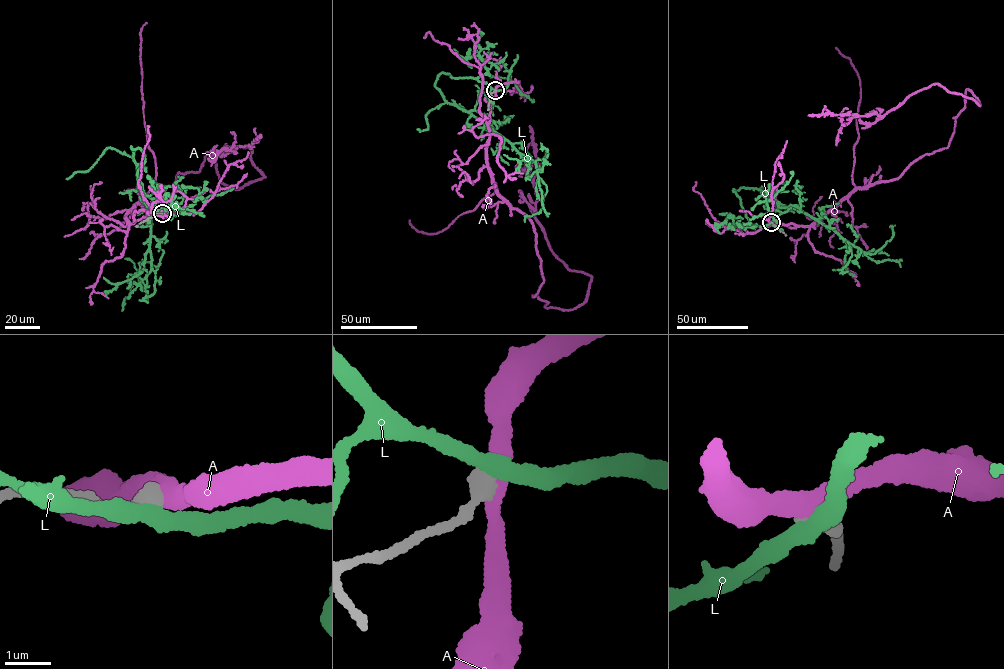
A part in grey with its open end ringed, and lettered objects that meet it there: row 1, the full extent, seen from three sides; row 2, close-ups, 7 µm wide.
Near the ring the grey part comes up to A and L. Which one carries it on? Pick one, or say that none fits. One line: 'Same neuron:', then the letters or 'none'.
Same neuron: none

